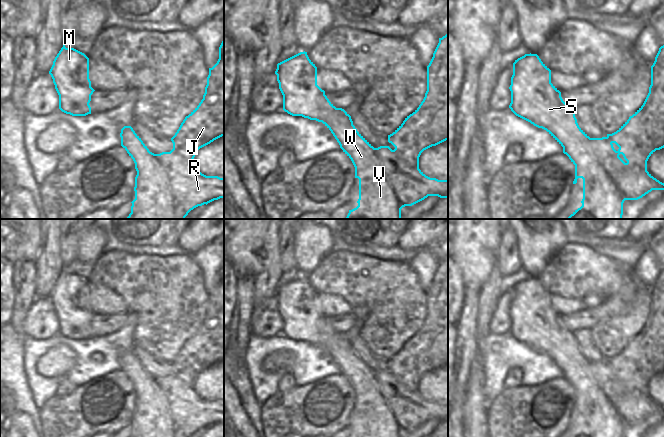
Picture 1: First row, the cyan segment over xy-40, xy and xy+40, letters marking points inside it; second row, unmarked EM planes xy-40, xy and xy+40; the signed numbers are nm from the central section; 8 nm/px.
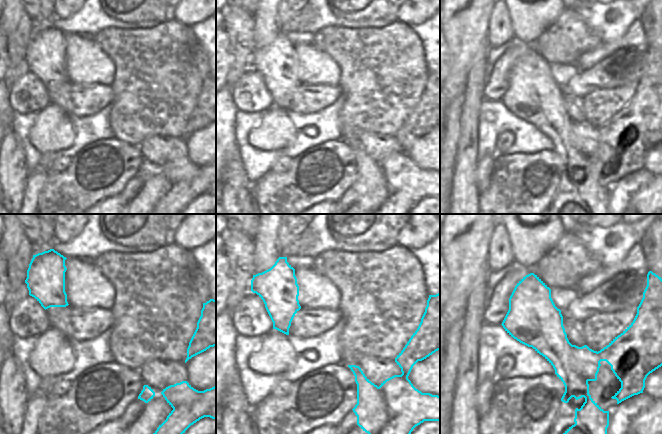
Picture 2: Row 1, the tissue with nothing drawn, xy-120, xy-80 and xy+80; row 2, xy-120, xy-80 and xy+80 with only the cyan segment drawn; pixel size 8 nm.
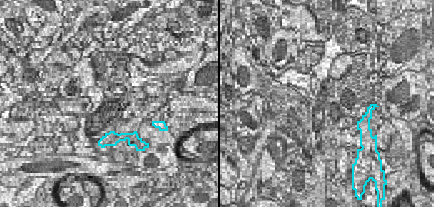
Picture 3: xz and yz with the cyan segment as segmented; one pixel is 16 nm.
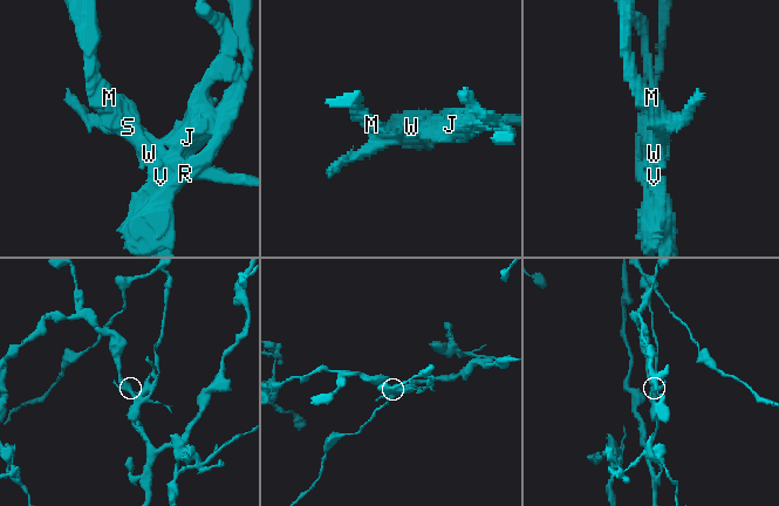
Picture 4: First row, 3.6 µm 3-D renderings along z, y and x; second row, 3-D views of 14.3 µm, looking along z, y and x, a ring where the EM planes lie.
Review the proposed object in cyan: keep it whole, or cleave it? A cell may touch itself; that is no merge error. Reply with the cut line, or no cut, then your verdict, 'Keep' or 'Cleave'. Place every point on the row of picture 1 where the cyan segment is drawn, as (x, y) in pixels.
Split along xy+40 (605, 137), (601, 145), (599, 161), (625, 199). Cleave.

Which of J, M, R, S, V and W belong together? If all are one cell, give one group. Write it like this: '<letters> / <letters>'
J R / M S V W

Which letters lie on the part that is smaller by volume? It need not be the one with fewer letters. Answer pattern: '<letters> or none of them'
J, R

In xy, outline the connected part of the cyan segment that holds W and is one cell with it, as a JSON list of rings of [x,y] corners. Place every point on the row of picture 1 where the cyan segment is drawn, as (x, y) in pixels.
[[[307,52],[277,64],[275,71],[283,95],[283,110],[322,122],[333,134],[355,167],[359,179],[358,206],[345,219],[401,219],[401,205],[379,165],[374,148],[355,128],[351,116],[336,108],[317,85],[317,67]]]

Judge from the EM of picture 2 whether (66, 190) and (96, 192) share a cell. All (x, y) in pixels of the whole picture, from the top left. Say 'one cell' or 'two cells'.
one cell

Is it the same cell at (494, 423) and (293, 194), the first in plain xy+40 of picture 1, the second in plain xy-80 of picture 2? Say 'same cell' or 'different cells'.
same cell

